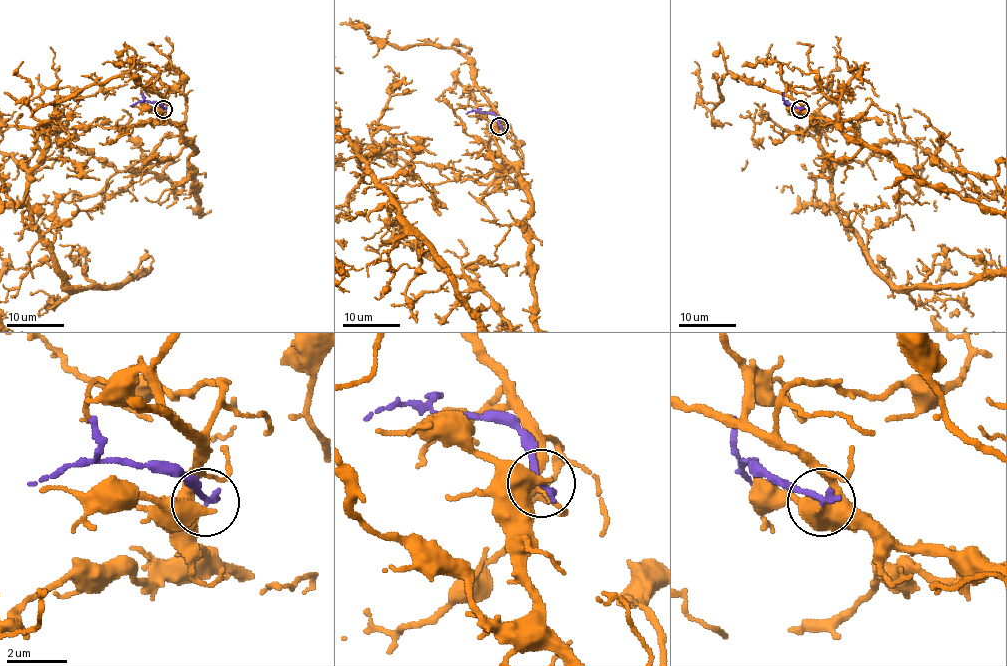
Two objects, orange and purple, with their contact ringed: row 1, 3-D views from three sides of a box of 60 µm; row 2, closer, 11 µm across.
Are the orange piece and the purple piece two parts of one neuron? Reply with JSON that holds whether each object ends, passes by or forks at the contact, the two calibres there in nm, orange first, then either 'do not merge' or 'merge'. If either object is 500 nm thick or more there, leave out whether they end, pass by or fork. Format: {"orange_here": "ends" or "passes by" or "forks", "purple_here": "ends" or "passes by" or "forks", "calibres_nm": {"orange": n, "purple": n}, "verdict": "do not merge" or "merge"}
{"orange_here": "passes by", "purple_here": "ends", "calibres_nm": {"orange": 400, "purple": 240}, "verdict": "do not merge"}

